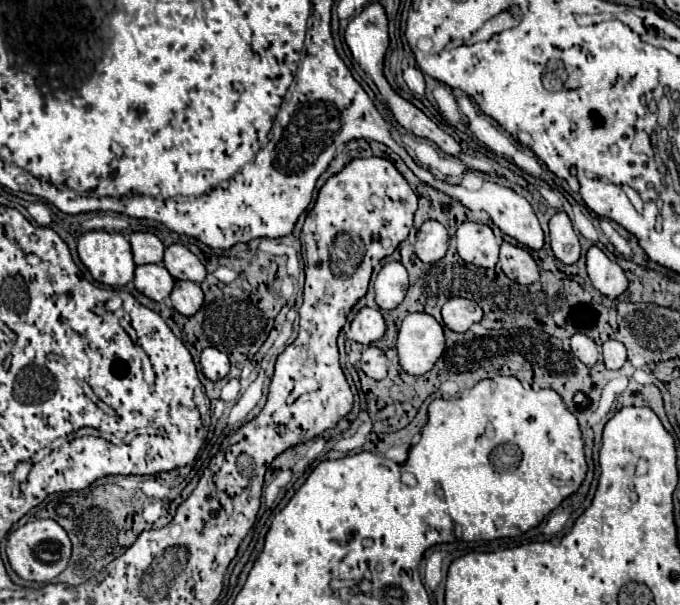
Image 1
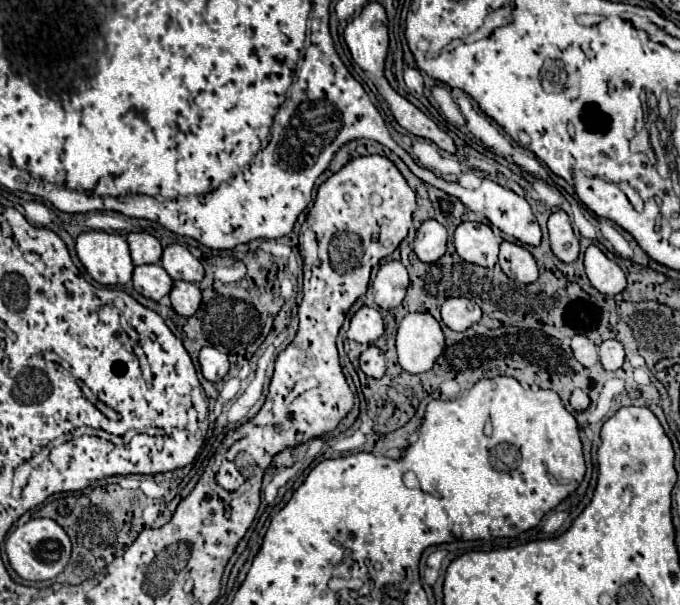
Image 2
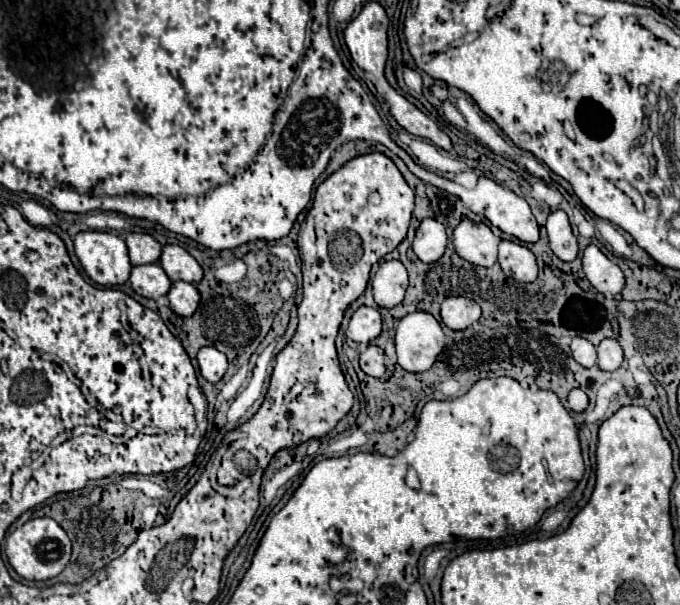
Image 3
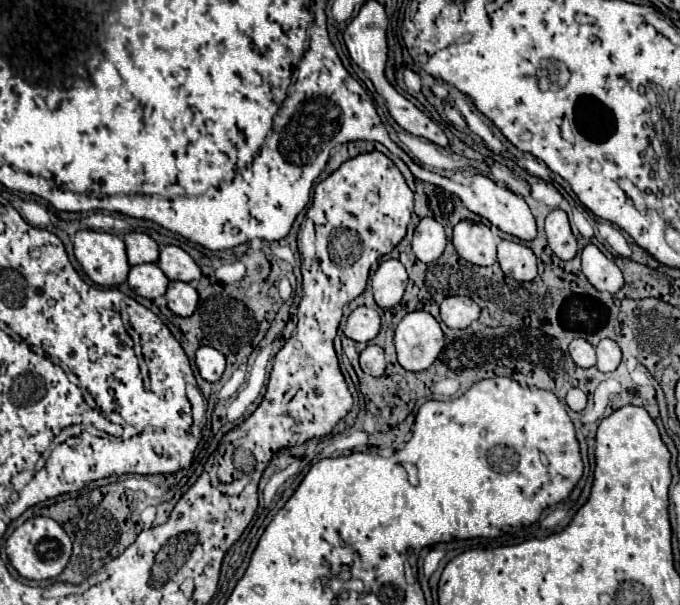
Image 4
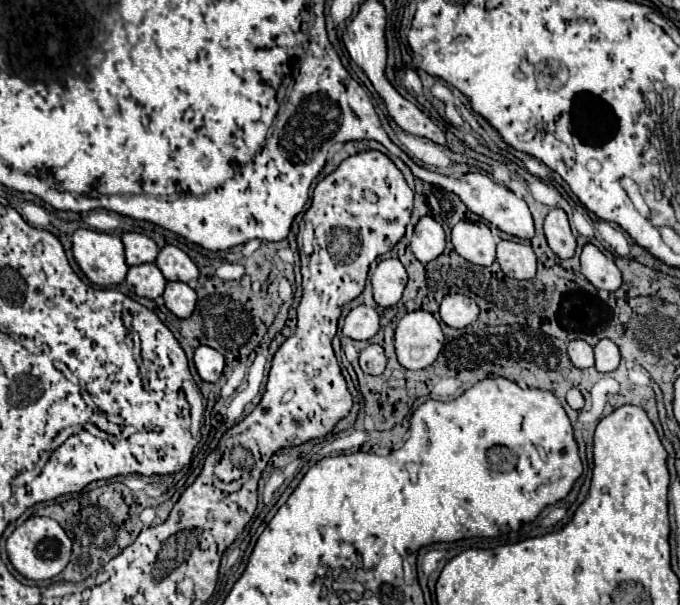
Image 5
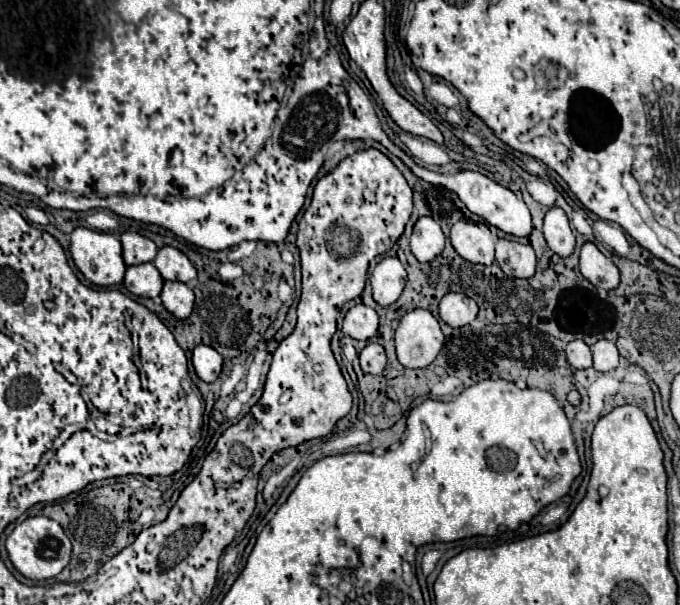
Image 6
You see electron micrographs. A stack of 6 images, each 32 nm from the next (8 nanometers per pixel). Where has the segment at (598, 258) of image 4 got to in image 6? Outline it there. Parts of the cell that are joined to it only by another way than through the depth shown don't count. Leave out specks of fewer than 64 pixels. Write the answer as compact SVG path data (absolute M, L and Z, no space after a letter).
M586 242L580 250L580 272L602 290L614 290L620 284L618 268L592 242Z

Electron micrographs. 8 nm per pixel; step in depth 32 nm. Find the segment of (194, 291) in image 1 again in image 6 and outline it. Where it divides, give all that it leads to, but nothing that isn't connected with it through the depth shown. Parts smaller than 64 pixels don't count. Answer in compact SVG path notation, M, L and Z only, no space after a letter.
M164 282L162 288L162 306L174 314L176 318L184 320L190 316L192 306L194 306L194 292L188 284L184 282Z

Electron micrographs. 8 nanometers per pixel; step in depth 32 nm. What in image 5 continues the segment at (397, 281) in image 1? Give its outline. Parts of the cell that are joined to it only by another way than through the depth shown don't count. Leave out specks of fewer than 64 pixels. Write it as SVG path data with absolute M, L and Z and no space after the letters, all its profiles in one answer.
M398 258L382 260L370 278L376 304L380 304L382 308L394 306L404 292L406 280L408 280L408 274Z

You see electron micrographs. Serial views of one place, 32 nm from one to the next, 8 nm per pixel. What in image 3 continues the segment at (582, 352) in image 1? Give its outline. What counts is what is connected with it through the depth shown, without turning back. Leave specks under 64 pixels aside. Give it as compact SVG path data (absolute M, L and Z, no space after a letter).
M574 338L572 344L570 344L570 350L572 350L572 356L574 360L584 366L584 368L590 368L590 366L596 366L596 348L592 342L588 342L586 338Z

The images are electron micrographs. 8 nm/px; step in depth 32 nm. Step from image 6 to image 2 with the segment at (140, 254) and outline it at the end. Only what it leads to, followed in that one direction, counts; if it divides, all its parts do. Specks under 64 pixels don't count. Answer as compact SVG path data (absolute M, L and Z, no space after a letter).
M140 232L140 234L128 234L128 246L130 246L130 256L134 266L140 264L156 264L162 258L162 246L160 242L148 234L148 232Z

